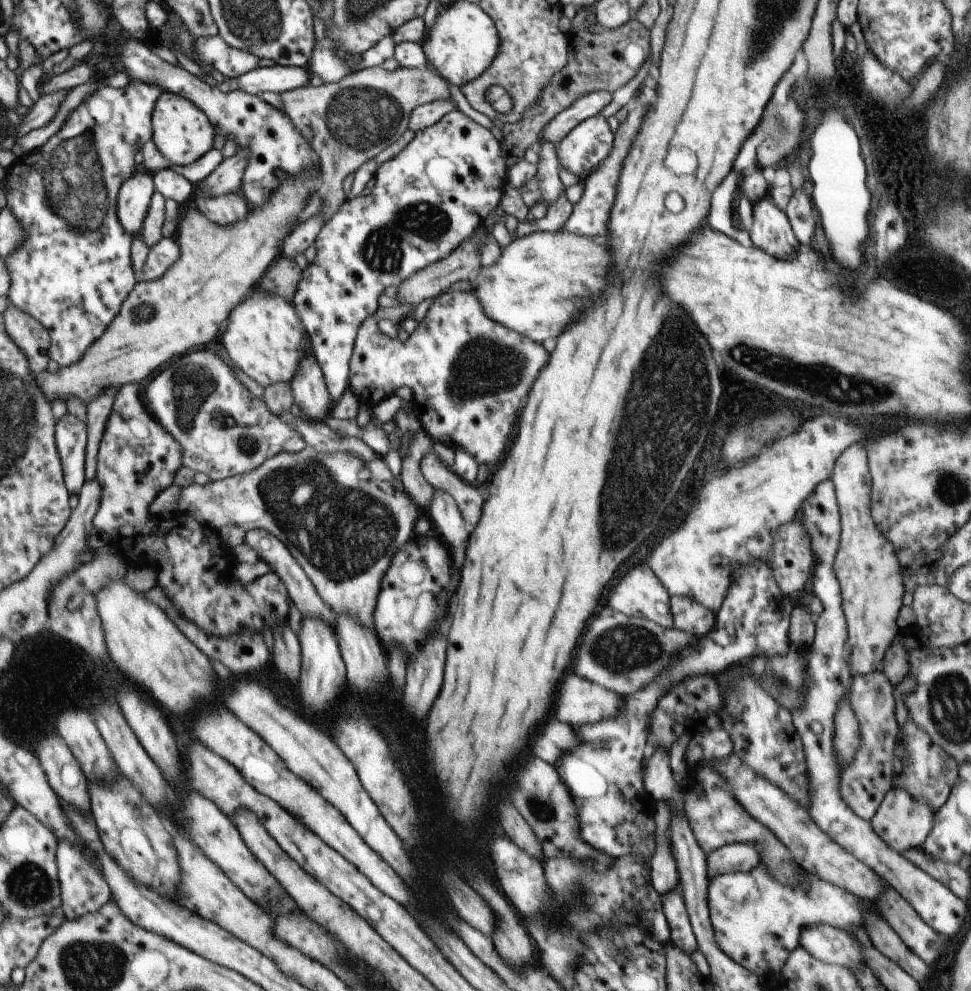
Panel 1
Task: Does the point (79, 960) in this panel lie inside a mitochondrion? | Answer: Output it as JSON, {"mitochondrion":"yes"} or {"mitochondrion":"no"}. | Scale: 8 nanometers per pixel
{"mitochondrion":"yes"}

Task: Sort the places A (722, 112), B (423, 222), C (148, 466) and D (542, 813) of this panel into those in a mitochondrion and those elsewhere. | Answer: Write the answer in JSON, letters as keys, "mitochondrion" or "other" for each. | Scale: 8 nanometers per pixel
{"A":"other","B":"mitochondrion","C":"other","D":"mitochondrion"}

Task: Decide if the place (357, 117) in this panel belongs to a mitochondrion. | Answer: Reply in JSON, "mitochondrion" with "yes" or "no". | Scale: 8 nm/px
{"mitochondrion":"yes"}

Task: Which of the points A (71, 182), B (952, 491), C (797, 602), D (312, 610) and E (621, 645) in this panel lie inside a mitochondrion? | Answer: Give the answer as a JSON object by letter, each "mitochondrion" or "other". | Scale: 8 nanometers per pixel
{"A":"mitochondrion","B":"mitochondrion","C":"other","D":"other","E":"mitochondrion"}

